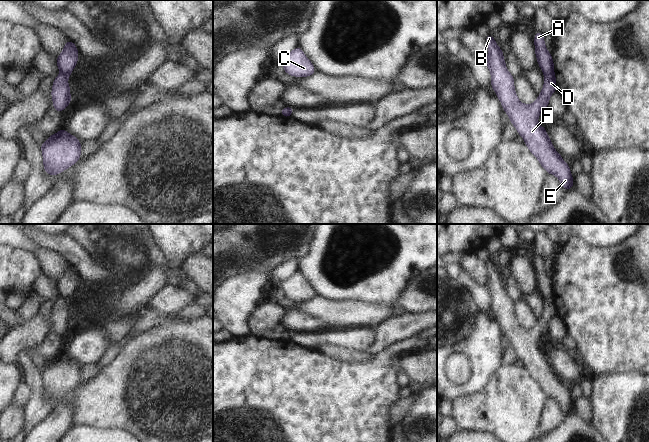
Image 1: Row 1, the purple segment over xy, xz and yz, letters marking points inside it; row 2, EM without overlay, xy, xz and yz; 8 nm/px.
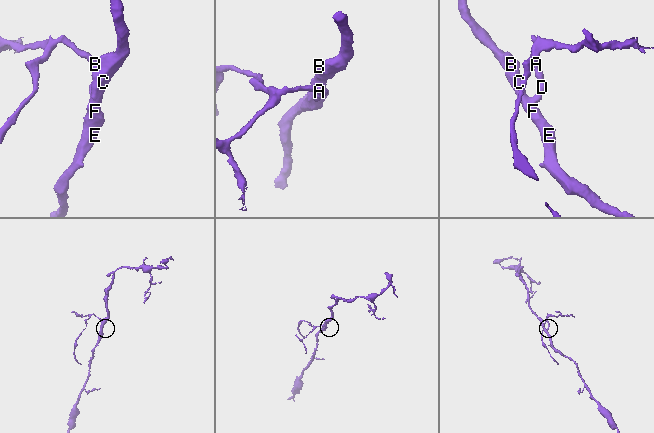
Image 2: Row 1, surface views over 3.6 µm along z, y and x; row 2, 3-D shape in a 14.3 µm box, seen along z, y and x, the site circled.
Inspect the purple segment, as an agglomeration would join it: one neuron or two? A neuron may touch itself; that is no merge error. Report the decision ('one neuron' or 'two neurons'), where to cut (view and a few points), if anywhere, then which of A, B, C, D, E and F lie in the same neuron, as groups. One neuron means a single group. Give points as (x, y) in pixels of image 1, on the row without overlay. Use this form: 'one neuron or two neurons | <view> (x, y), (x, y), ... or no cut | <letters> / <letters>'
two neurons | yz (553, 297), (544, 299) | A / B C D E F

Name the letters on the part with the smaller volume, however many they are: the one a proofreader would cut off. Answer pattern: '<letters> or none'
A

